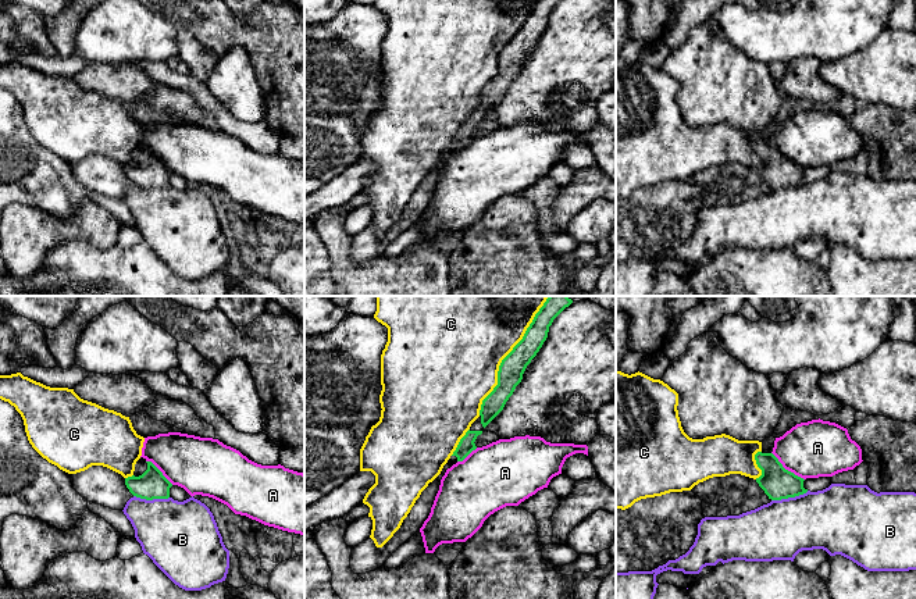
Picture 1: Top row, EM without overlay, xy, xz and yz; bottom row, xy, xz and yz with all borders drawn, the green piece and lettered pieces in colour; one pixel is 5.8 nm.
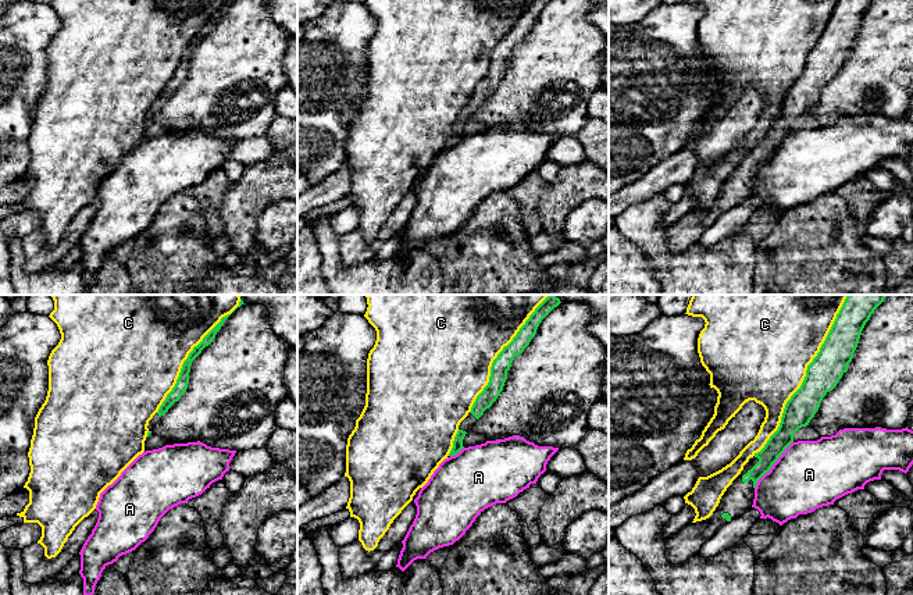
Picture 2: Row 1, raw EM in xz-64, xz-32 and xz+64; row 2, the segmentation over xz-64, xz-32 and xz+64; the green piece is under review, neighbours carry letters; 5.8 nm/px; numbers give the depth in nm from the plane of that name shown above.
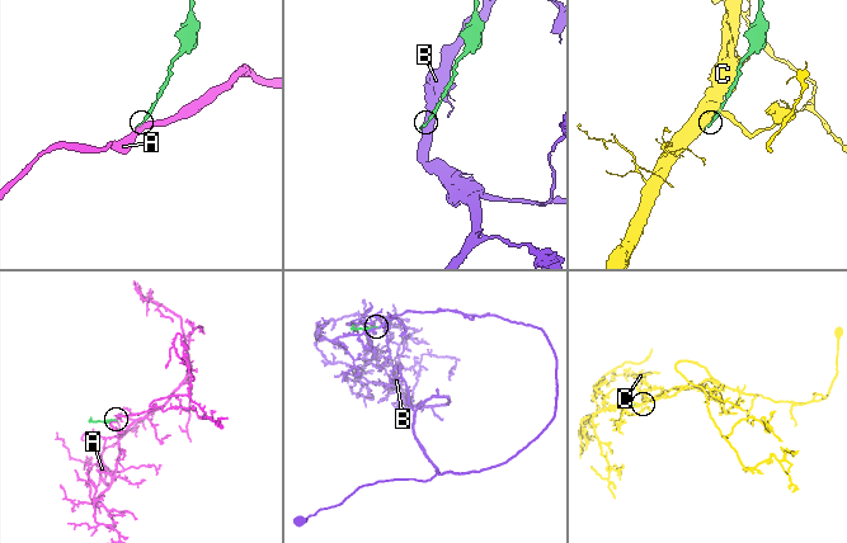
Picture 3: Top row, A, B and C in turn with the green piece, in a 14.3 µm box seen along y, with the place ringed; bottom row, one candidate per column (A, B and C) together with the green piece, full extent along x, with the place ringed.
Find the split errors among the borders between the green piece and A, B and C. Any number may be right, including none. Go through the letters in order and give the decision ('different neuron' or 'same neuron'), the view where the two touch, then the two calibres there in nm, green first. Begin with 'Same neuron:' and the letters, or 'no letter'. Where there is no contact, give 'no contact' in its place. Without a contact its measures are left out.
Same neuron: no letter
A: different neuron | yz | 190/320 nm
B: different neuron | yz | 190/340 nm
C: different neuron | xz | 140/480 nm

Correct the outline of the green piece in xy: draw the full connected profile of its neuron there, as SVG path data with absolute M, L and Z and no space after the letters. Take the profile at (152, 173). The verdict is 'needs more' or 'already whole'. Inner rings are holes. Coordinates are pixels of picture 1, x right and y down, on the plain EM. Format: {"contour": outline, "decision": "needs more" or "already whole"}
{"contour": "M140 146L135 153L132 165L125 167L129 181L140 188L168 188L172 172L163 161L146 147Z", "decision": "needs more"}

